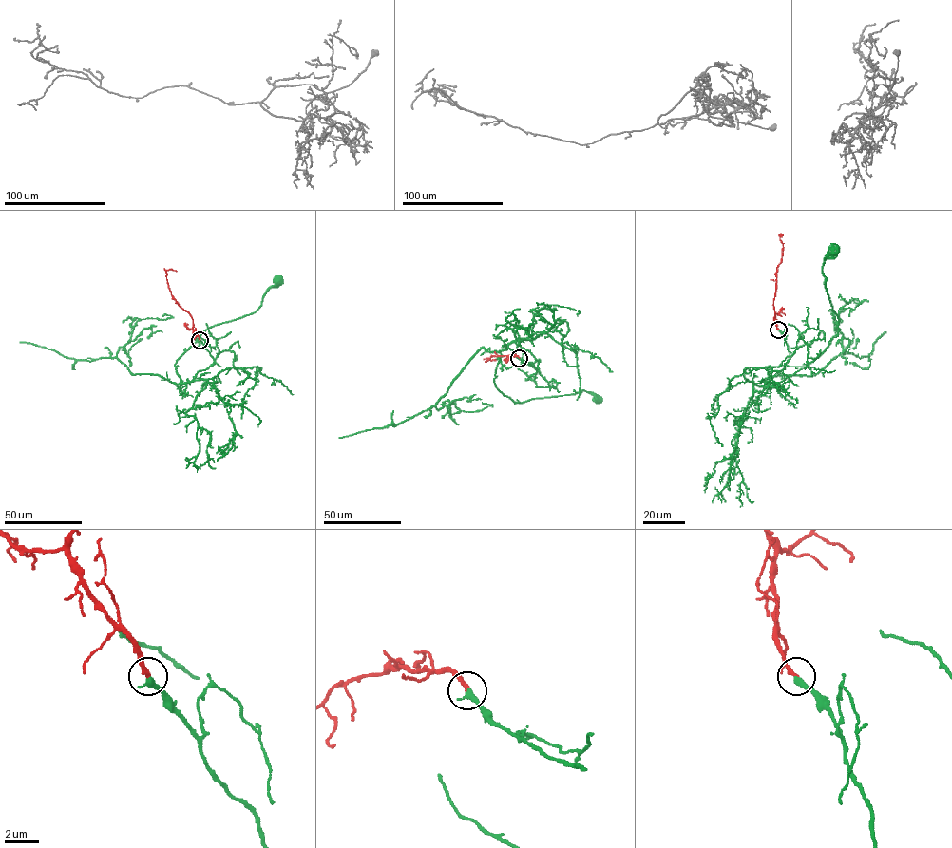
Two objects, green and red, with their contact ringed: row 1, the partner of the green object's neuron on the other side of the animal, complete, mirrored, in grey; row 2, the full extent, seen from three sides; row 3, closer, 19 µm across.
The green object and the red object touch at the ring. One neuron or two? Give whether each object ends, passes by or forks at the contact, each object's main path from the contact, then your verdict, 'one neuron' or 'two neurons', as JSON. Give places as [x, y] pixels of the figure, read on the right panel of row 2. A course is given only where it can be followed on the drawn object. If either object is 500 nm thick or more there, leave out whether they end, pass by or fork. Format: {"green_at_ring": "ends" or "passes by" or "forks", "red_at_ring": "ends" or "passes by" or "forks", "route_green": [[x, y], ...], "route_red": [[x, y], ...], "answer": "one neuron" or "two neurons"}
{"green_at_ring": "ends", "red_at_ring": "ends", "route_green": [[778, 329], [789, 359], [767, 386], [818, 357], [838, 331], [822, 270], [833, 247]], "route_red": [[778, 329], [773, 300], [777, 266], [782, 258], [781, 236]], "answer": "two neurons"}

